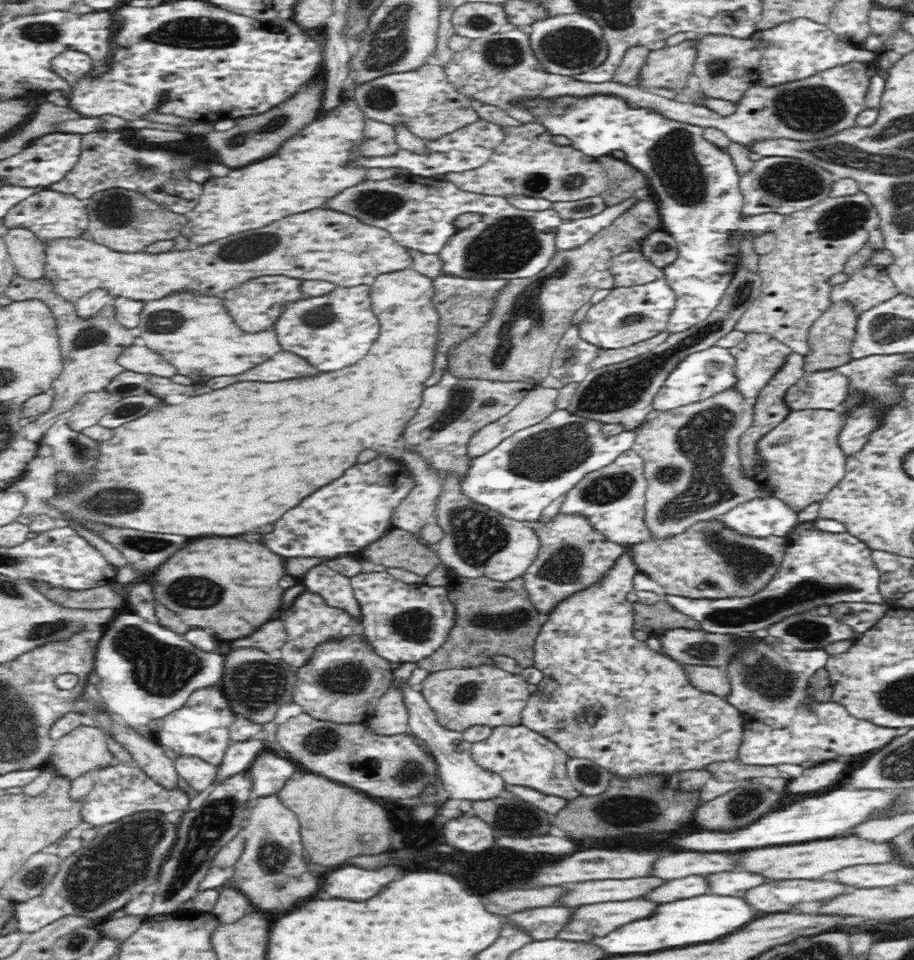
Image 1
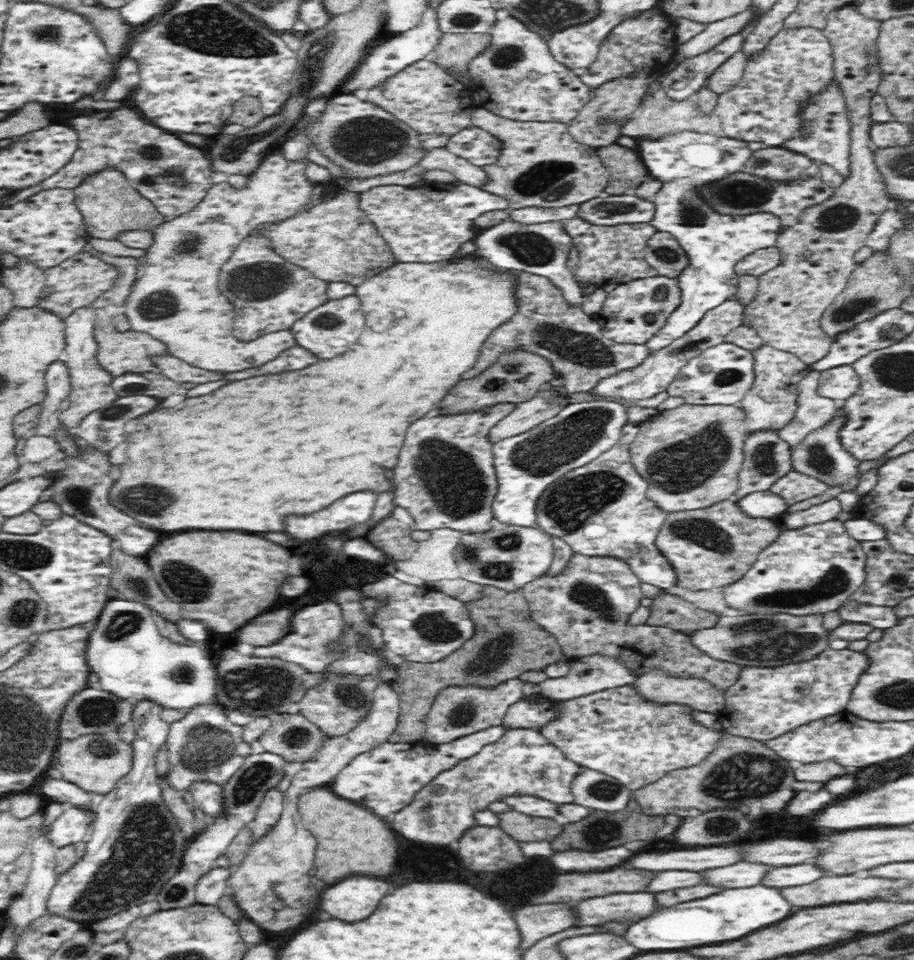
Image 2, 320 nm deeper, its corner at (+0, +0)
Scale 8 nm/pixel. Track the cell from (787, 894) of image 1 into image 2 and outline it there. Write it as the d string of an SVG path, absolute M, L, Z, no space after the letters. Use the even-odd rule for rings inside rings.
M824 876L808 886L782 888L780 896L798 908L828 906L840 902L862 902L876 896L876 890L892 888L892 880L856 878L856 876Z

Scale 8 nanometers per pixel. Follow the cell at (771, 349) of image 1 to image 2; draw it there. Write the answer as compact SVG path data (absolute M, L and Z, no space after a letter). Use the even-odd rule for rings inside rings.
M760 345L751 350L753 356L754 380L744 398L735 405L745 413L748 433L760 429L778 429L794 418L797 397L797 382L807 373L808 366L795 354L778 350L770 345Z

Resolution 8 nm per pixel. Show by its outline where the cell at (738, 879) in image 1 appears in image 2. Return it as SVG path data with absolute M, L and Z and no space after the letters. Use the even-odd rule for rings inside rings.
M796 864L796 866L782 866L782 868L770 868L760 884L768 888L788 888L788 886L802 886L810 884L814 880L822 878L822 870L808 866L808 864Z

